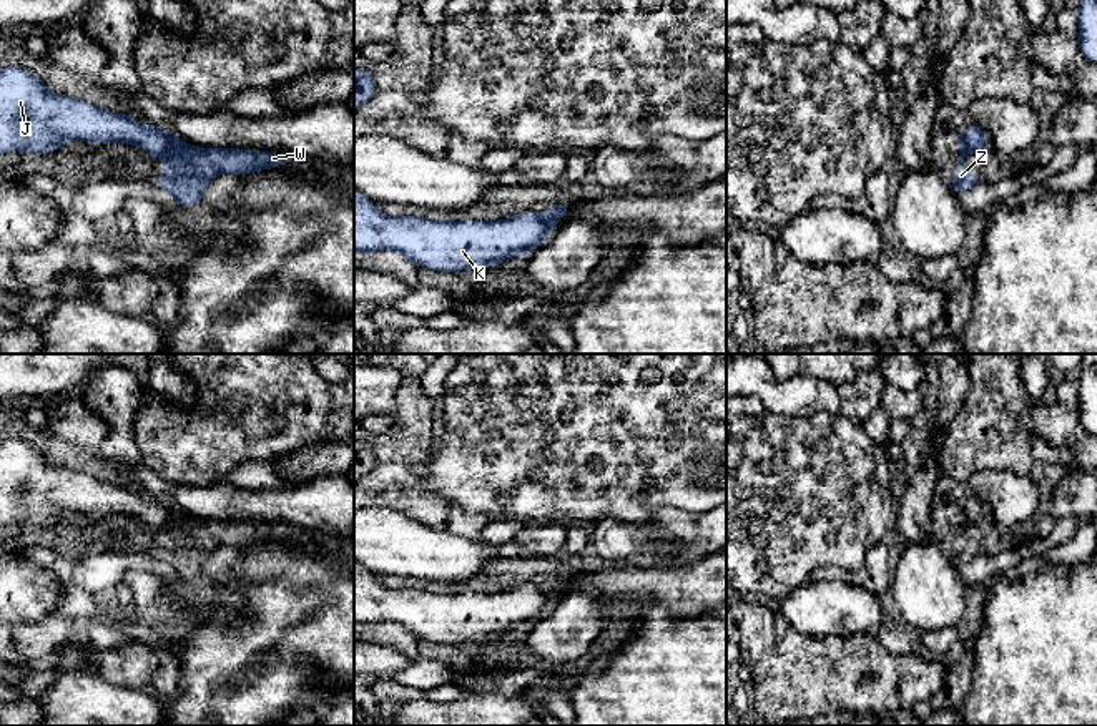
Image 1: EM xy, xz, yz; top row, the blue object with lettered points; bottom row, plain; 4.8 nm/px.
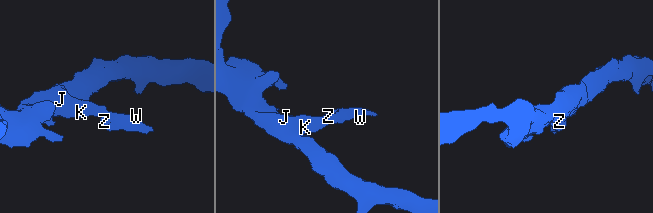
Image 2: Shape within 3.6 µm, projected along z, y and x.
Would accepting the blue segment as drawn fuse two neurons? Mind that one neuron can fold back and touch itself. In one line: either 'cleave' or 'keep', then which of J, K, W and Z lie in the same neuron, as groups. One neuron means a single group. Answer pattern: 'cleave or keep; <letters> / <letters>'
cleave; J K / W Z

